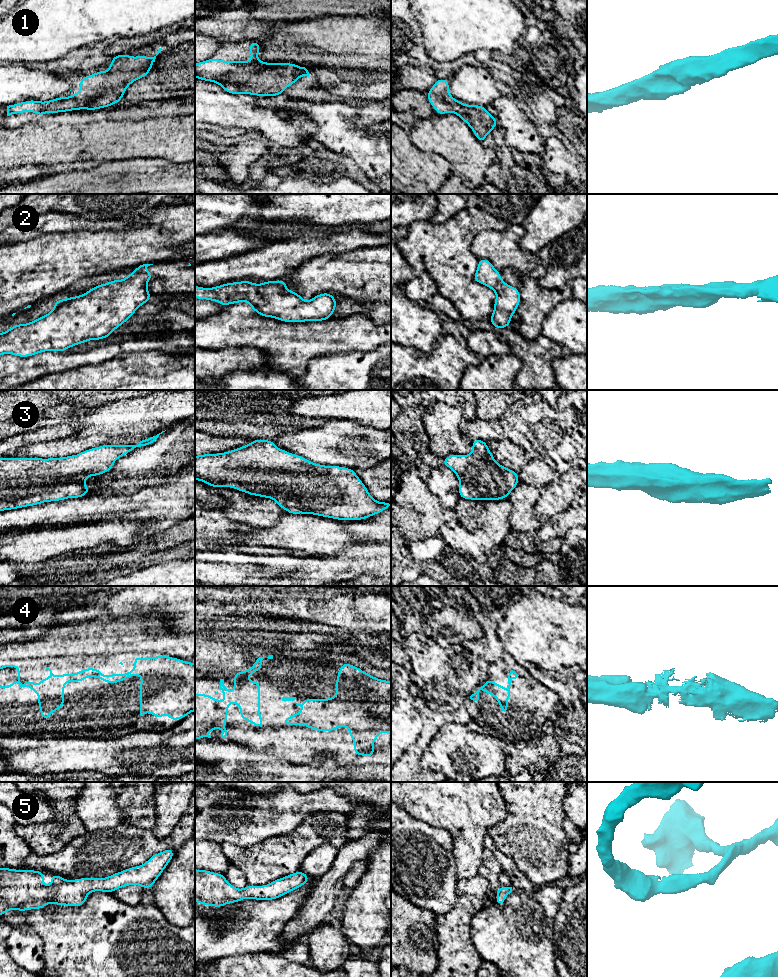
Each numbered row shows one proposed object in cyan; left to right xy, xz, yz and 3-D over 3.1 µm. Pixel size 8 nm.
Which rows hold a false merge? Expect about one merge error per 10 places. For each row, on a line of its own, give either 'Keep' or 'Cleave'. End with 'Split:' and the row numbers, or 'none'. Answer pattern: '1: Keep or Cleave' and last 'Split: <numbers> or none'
1: Keep
2: Keep
3: Keep
4: Keep
5: Keep
Split: none

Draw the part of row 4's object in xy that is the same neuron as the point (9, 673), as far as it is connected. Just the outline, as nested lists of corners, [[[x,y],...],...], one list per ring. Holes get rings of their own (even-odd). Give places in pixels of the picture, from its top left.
[[[163,654],[162,656],[157,656],[156,658],[151,655],[147,656],[144,659],[141,656],[134,657],[134,667],[130,672],[126,672],[123,674],[113,673],[110,676],[105,676],[99,669],[96,668],[84,668],[81,672],[77,671],[74,674],[65,673],[63,675],[55,675],[52,673],[51,669],[46,668],[50,671],[49,678],[41,679],[39,684],[35,684],[34,682],[25,682],[22,684],[20,682],[20,667],[14,664],[6,664],[0,667],[0,689],[10,689],[14,686],[15,681],[18,681],[19,686],[27,687],[32,690],[33,693],[38,693],[38,705],[40,709],[40,715],[43,720],[49,720],[50,714],[56,711],[59,711],[60,708],[64,707],[64,685],[69,681],[73,683],[78,683],[82,679],[86,682],[86,677],[90,676],[92,678],[98,677],[101,681],[106,682],[108,684],[119,683],[127,678],[132,678],[133,675],[142,676],[143,678],[140,681],[140,716],[143,716],[146,713],[152,713],[158,720],[165,714],[169,715],[169,719],[172,721],[183,719],[189,713],[195,711],[195,663],[183,661],[179,658],[168,657],[168,655]]]

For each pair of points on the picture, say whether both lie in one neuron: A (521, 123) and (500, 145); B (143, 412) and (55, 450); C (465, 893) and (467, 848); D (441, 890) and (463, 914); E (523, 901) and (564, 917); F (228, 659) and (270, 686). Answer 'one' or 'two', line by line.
A: two
B: one
C: two
D: two
E: two
F: two

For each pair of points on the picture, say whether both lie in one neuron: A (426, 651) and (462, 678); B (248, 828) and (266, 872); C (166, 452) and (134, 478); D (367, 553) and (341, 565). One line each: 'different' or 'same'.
A: same
B: different
C: same
D: same

